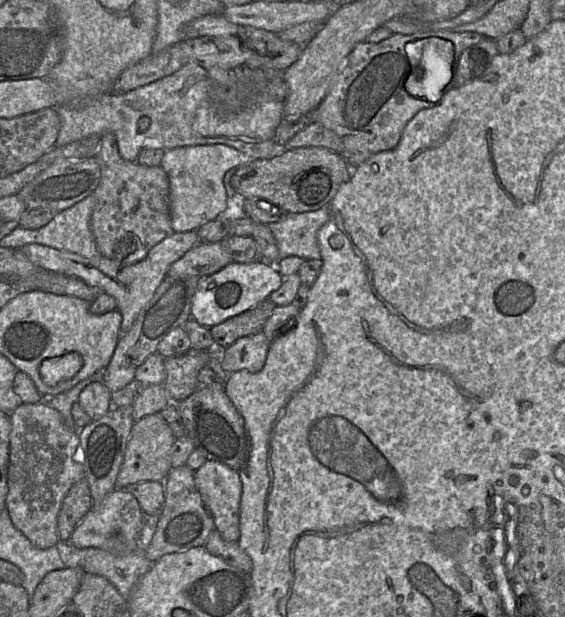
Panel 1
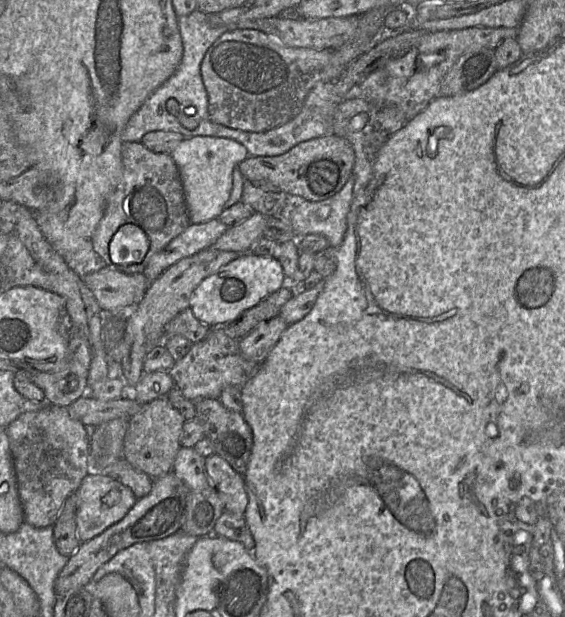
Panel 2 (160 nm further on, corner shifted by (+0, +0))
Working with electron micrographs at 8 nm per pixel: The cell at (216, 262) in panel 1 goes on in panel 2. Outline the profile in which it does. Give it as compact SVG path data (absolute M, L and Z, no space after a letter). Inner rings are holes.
M254 212L246 220L236 226L229 227L210 248L247 253L259 239L264 237L264 230L268 219L265 215Z

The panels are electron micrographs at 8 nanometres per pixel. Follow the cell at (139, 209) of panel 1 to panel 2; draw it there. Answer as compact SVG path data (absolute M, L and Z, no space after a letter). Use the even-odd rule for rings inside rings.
M123 142L121 154L122 179L107 199L103 217L93 233L93 248L108 265L109 243L114 234L123 225L136 225L149 239L148 252L140 263L120 267L121 272L126 274L143 273L151 257L165 248L191 223L179 169L171 155L152 152L140 142Z

